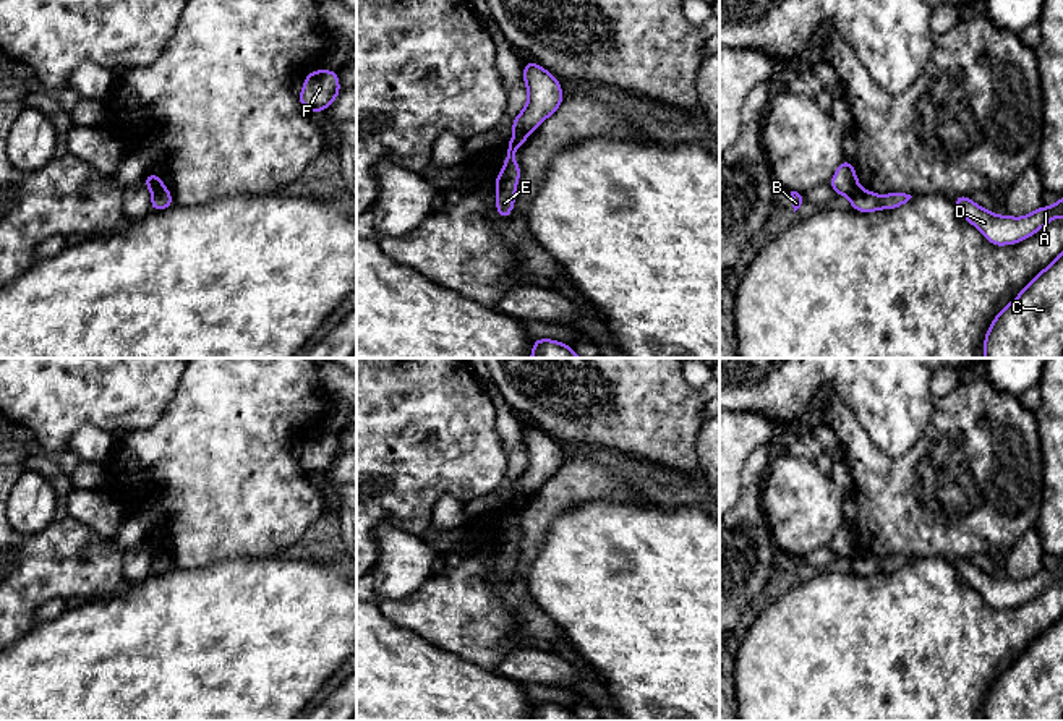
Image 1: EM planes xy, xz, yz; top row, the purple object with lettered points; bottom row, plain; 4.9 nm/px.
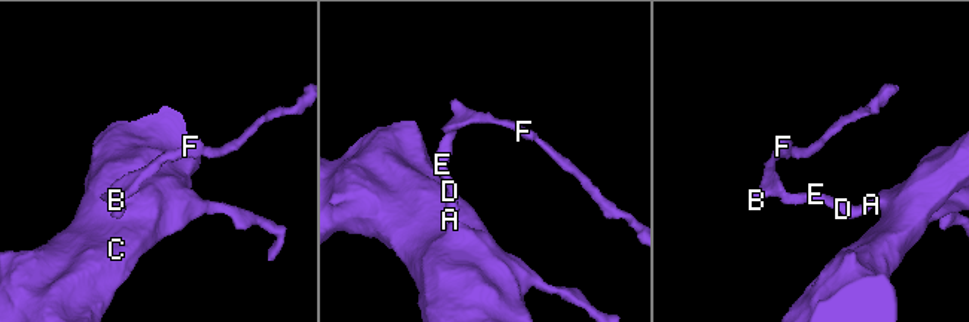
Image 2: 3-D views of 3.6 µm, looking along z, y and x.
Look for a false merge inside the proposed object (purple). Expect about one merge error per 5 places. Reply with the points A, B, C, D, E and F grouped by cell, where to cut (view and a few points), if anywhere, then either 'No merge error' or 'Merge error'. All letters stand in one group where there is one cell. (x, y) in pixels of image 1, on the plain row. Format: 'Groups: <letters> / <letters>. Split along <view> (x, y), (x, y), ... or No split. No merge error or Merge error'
Groups: A C D E / B F. Split along xz (530, 493), (520, 493), (516, 498). Merge error

